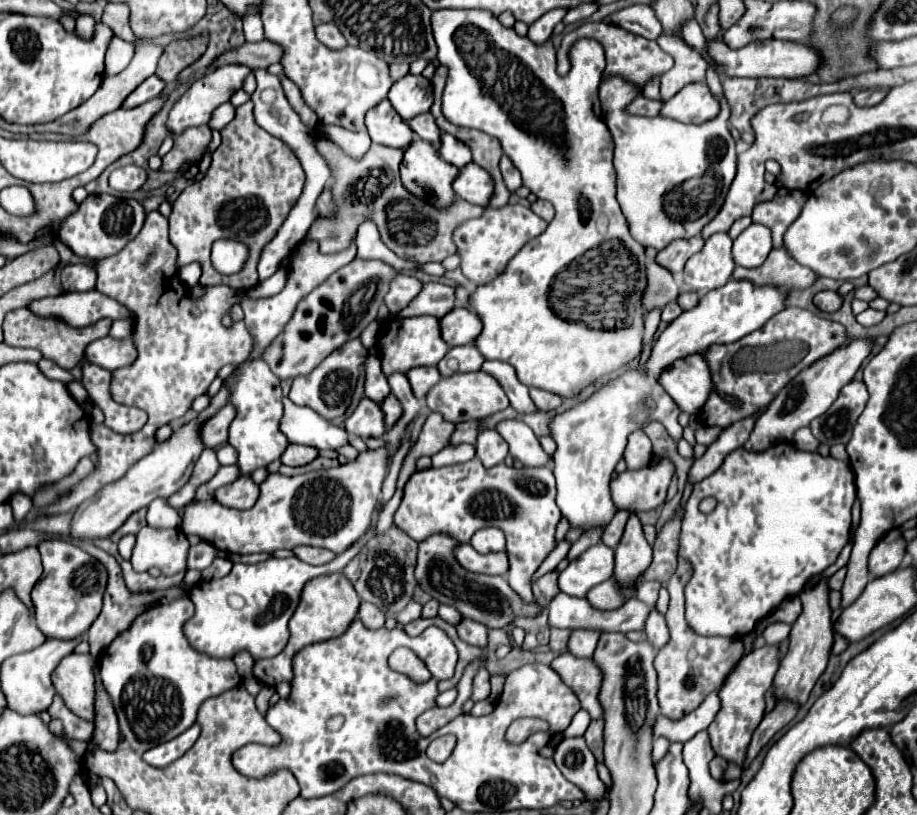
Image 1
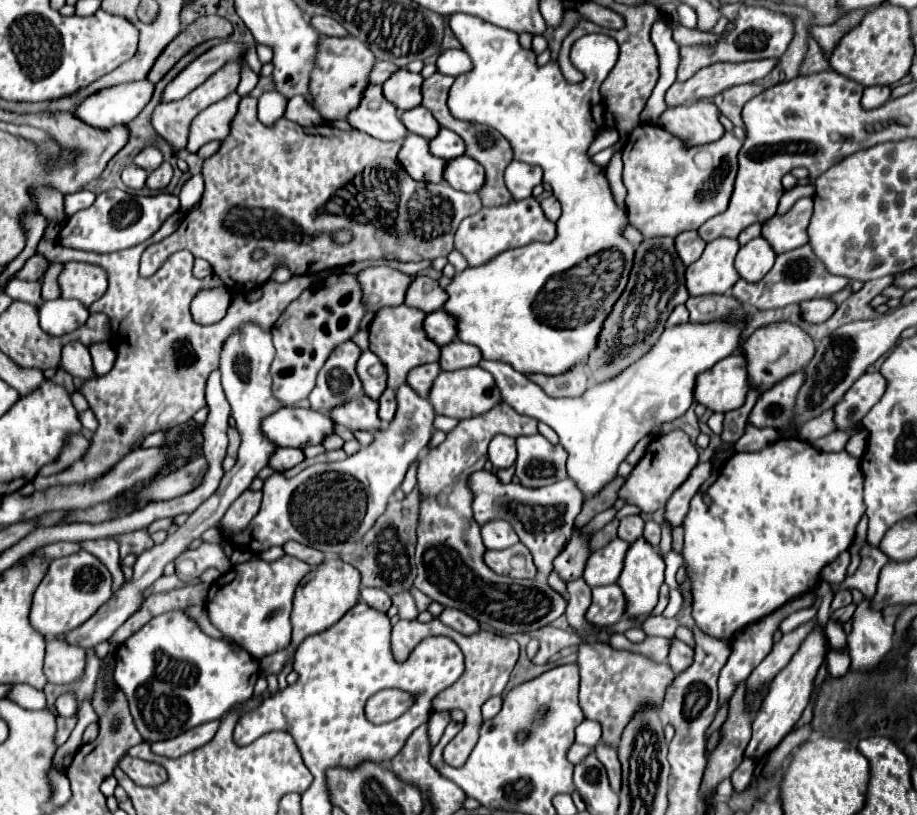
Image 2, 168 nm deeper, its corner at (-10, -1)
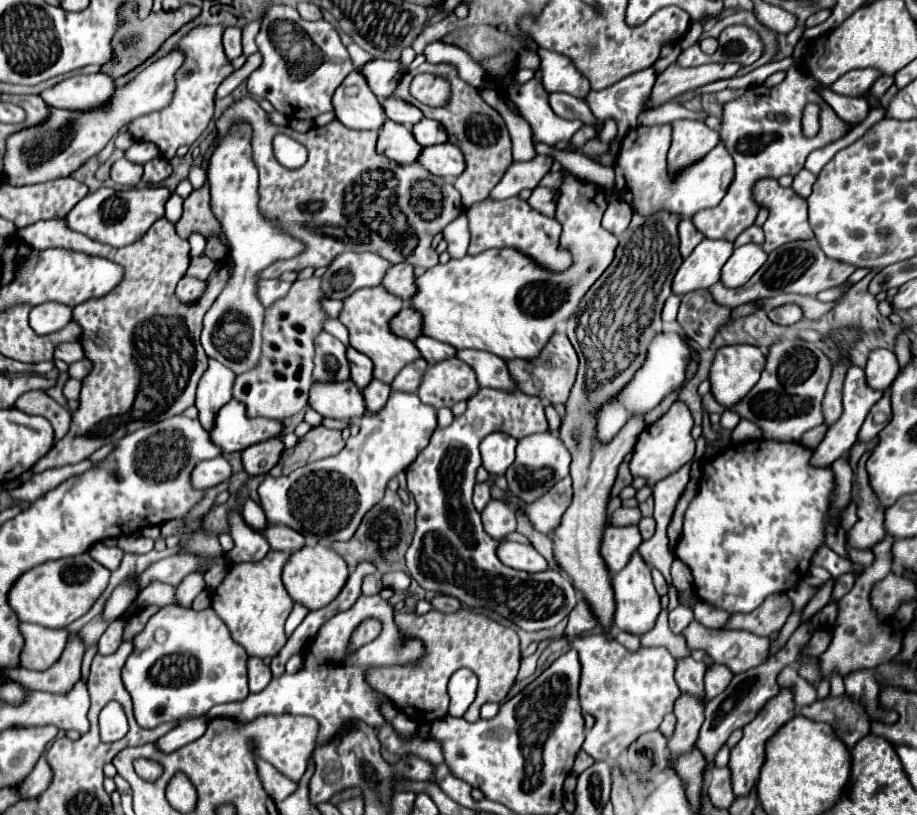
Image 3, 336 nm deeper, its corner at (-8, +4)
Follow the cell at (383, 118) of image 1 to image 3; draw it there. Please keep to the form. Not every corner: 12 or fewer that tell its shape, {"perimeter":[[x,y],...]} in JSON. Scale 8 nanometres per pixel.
{"perimeter":[[352,71],[334,93],[350,129],[380,129],[386,115],[366,77]]}

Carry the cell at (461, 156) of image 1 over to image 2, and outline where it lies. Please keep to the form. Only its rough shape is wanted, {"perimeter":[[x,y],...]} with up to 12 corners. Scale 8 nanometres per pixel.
{"perimeter":[[440,128],[428,142],[434,156],[452,160],[464,154],[456,132]]}

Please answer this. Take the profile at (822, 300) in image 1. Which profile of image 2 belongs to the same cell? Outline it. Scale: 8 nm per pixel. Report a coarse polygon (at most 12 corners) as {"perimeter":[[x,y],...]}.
{"perimeter":[[830,298],[800,304],[804,322],[820,324],[836,310]]}

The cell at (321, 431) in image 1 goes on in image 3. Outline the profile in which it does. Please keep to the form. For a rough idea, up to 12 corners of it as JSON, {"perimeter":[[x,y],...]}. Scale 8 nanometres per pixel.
{"perimeter":[[232,399],[210,437],[222,451],[242,451],[280,437],[282,421],[250,419]]}

